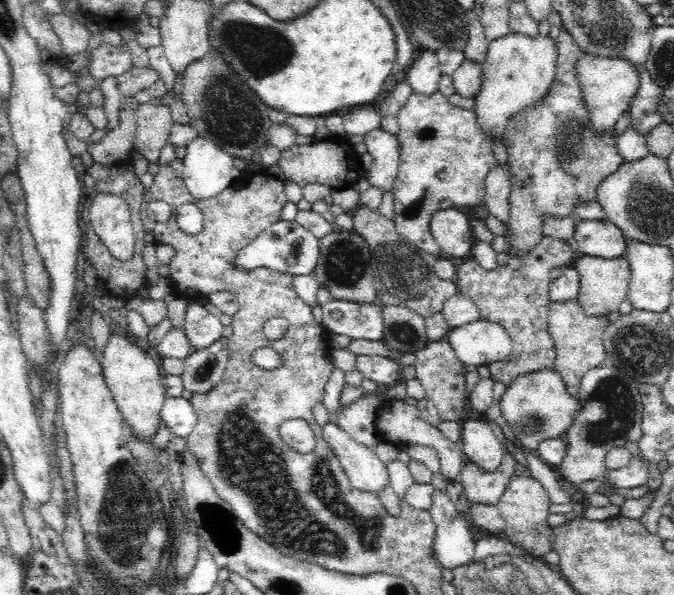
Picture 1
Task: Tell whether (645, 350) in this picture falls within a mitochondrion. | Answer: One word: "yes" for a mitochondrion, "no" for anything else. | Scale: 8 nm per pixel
yes

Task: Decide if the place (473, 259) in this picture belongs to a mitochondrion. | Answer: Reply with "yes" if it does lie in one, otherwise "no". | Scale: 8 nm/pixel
no

